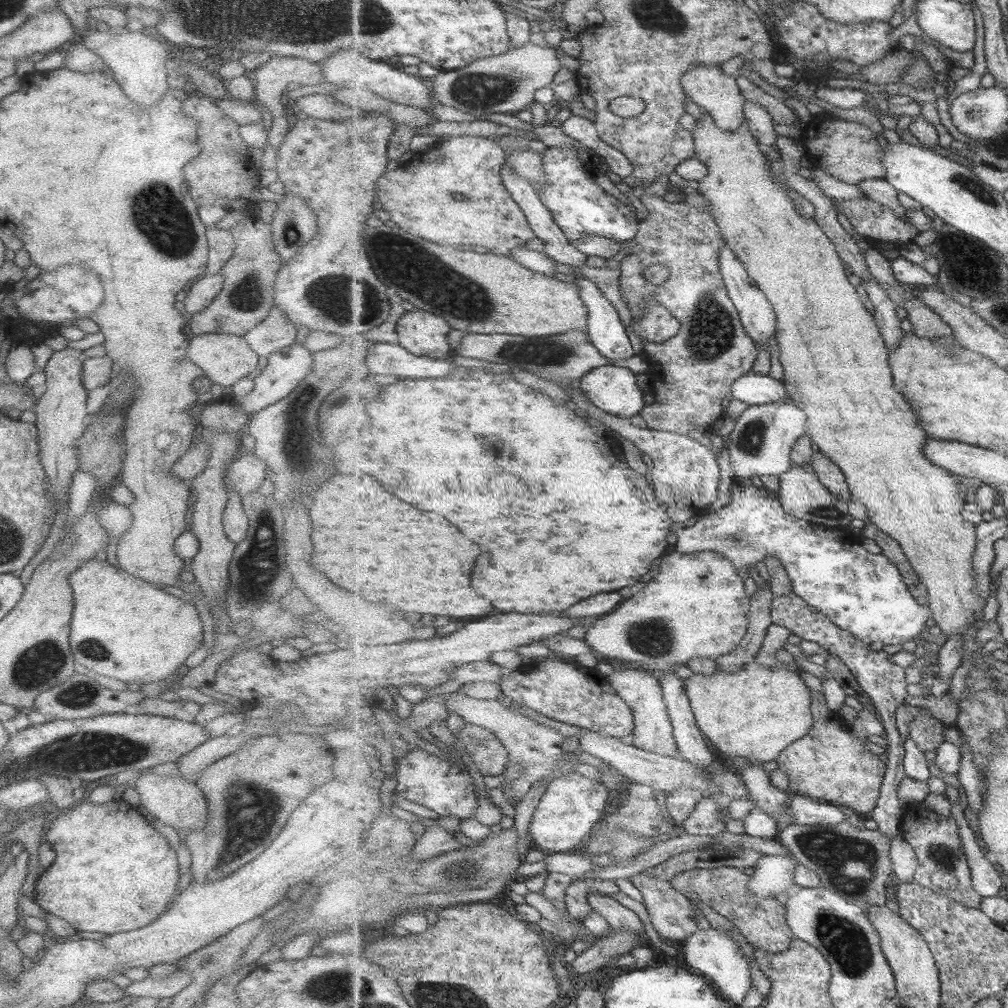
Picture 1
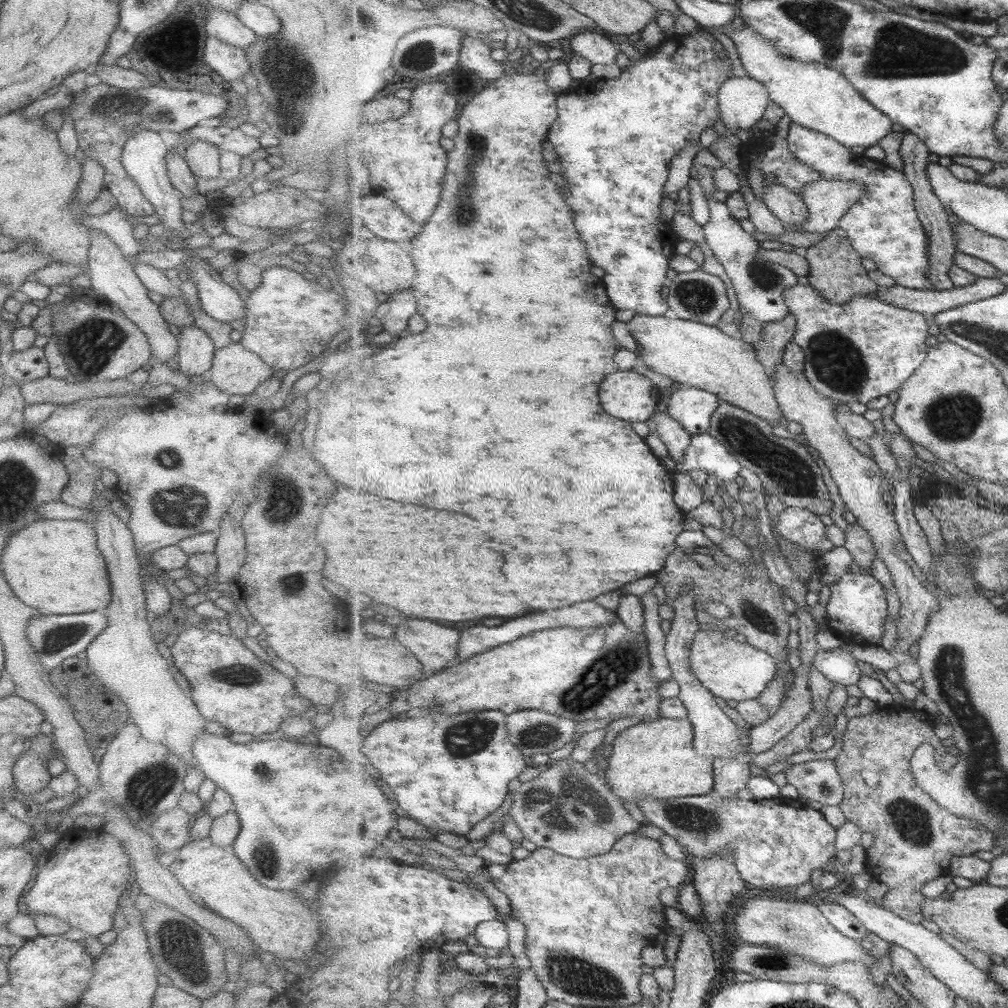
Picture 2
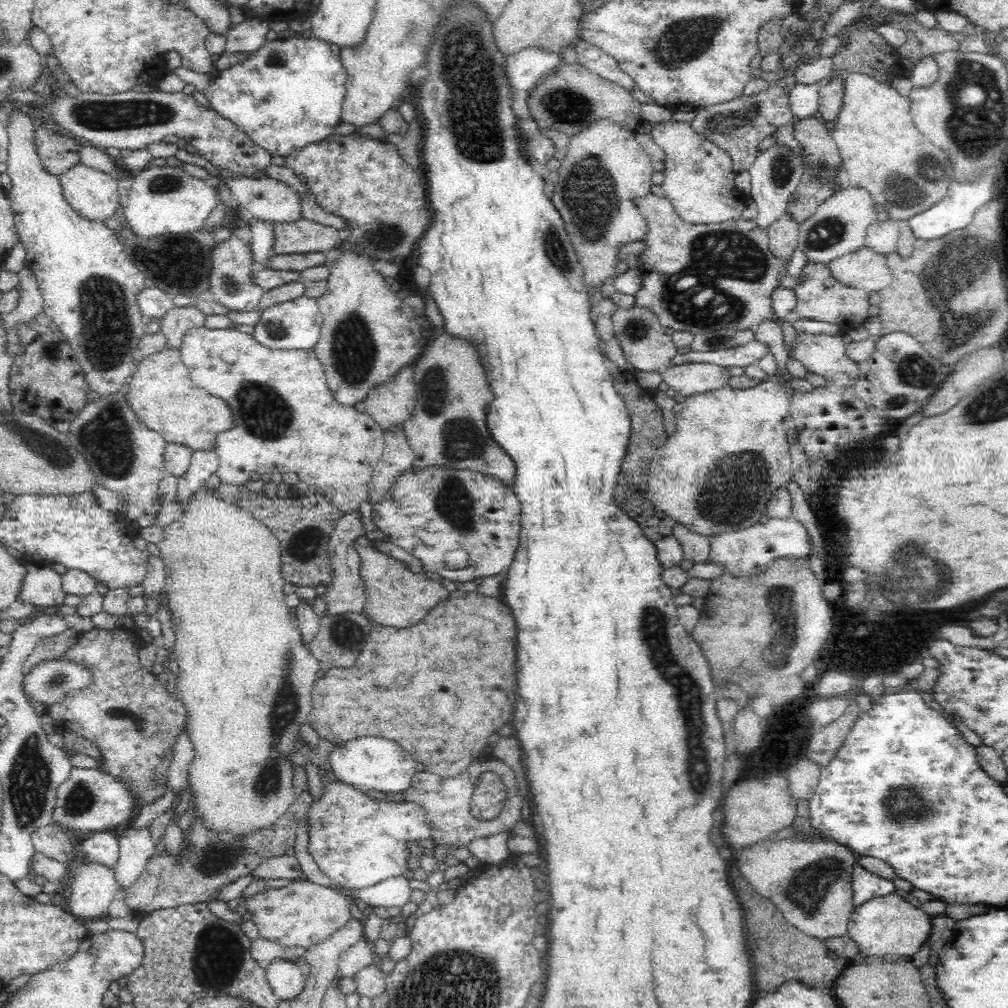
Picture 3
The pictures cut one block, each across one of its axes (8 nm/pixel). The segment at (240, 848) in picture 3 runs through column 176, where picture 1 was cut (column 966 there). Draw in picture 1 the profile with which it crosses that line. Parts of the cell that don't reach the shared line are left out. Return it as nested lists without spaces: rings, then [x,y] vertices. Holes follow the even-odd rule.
[[[920,797],[905,803],[906,812],[902,819],[902,837],[909,843],[918,856],[920,865],[916,870],[916,880],[925,886],[931,886],[931,878],[937,872],[946,872],[957,877],[958,885],[944,891],[949,897],[971,908],[980,908],[984,896],[974,887],[970,862],[966,858],[968,851],[960,834],[960,826],[952,815],[948,817],[929,809],[929,804]]]

